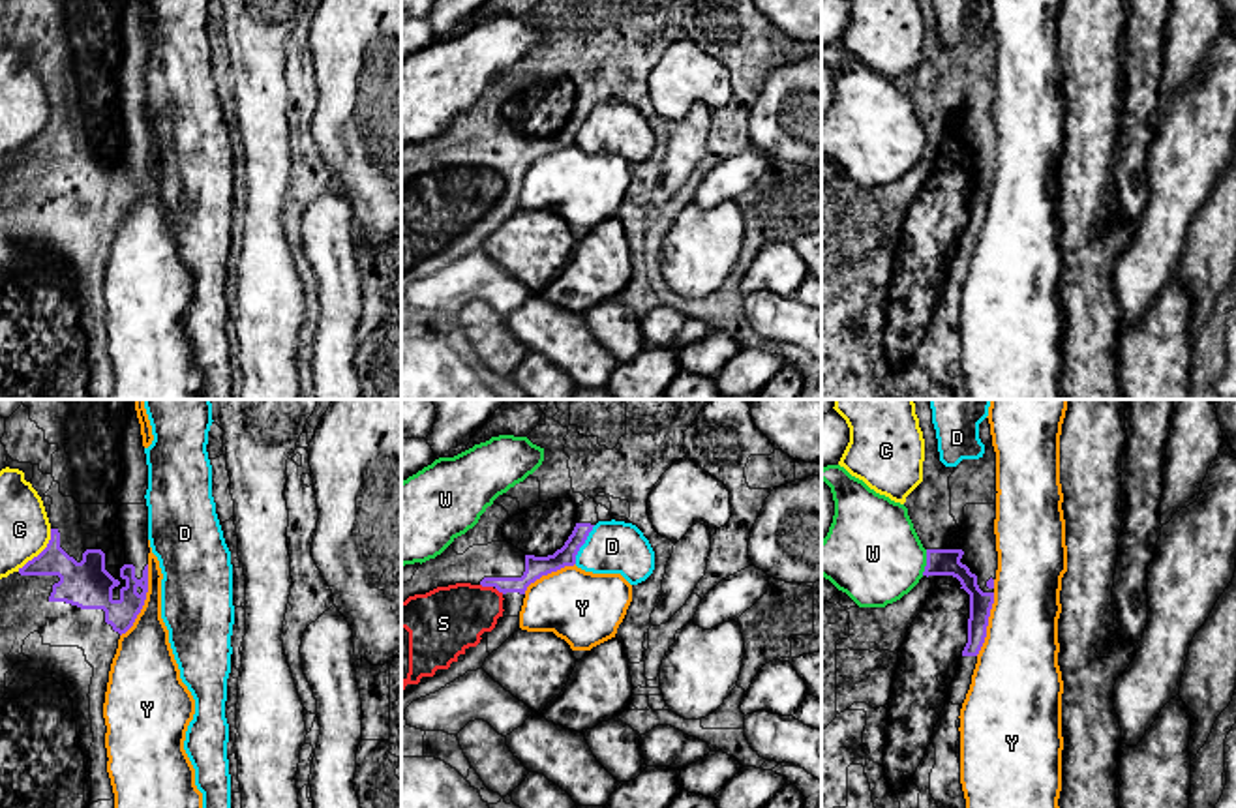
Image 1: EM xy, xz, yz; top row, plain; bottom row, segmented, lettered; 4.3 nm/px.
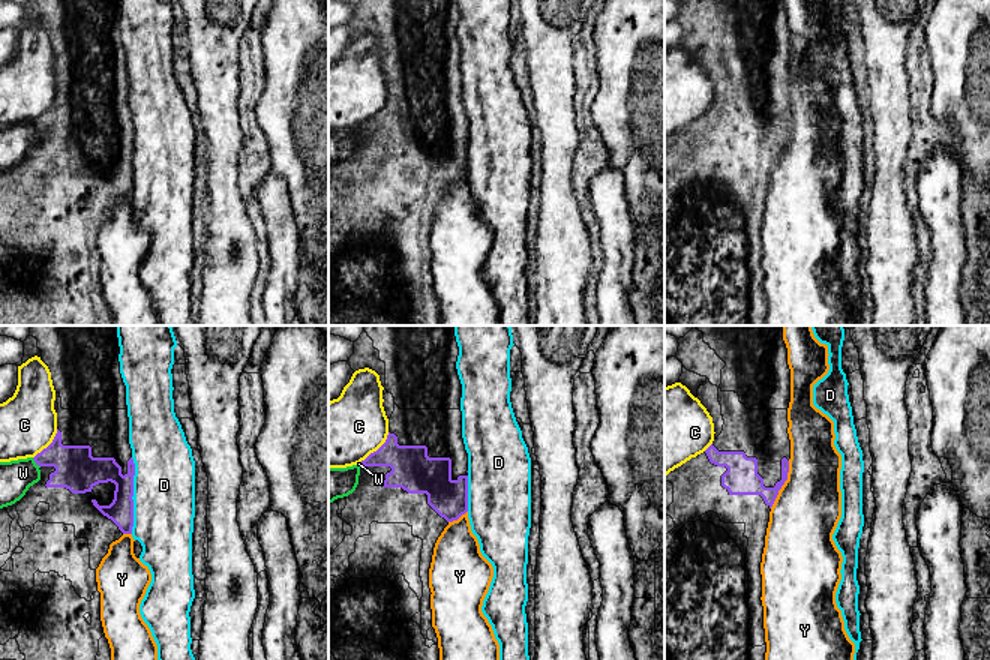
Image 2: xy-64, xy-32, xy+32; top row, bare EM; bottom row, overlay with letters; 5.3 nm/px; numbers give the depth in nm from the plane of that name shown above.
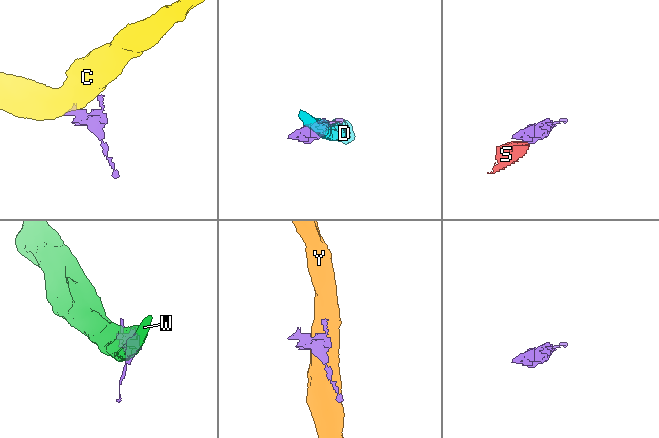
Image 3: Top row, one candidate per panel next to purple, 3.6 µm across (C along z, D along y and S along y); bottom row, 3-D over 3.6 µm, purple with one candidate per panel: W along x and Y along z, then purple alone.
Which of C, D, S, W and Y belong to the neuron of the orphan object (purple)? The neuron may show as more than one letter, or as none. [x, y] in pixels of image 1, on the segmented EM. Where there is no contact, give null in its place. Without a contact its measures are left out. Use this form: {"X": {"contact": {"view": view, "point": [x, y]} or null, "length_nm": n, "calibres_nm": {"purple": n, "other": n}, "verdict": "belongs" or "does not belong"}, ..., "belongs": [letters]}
{"C": {"contact": {"view": "xy", "point": [42, 552]}, "length_nm": 240, "calibres_nm": {"purple": 200, "other": 220}, "verdict": "does not belong"}, "D": {"contact": {"view": "xz", "point": [584, 542]}, "length_nm": 190, "calibres_nm": {"purple": 100, "other": 220}, "verdict": "does not belong"}, "S": {"contact": {"view": "xz", "point": [486, 585]}, "length_nm": 60, "calibres_nm": {"purple": 100, "other": 300}, "verdict": "does not belong"}, "W": {"contact": {"view": "yz", "point": [927, 563]}, "length_nm": 110, "calibres_nm": {"purple": 110, "other": 420}, "verdict": "does not belong"}, "Y": {"contact": {"view": "xy", "point": [145, 598]}, "length_nm": 340, "calibres_nm": {"purple": 200, "other": 240}, "verdict": "does not belong"}, "belongs": []}

